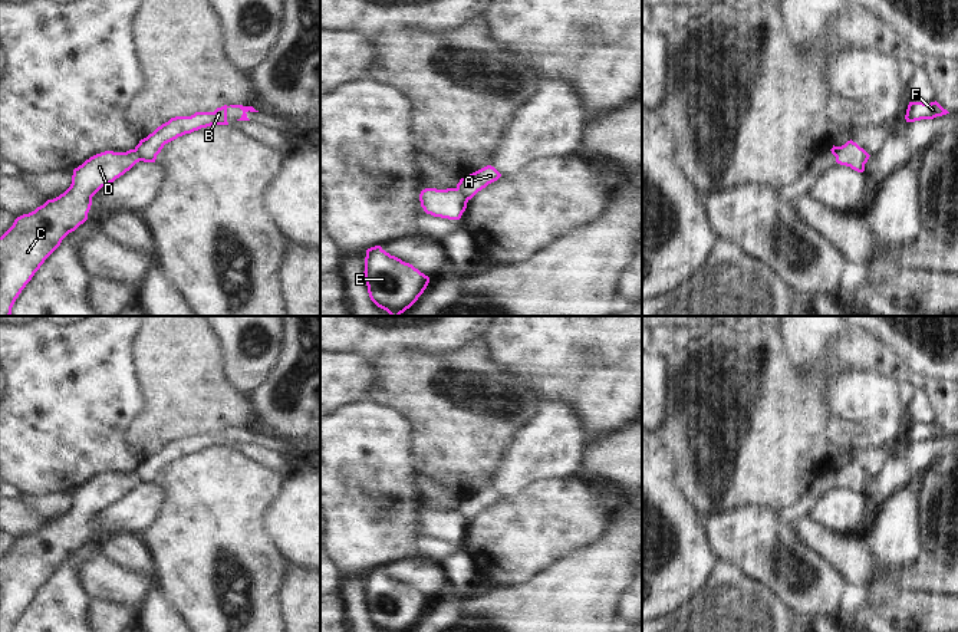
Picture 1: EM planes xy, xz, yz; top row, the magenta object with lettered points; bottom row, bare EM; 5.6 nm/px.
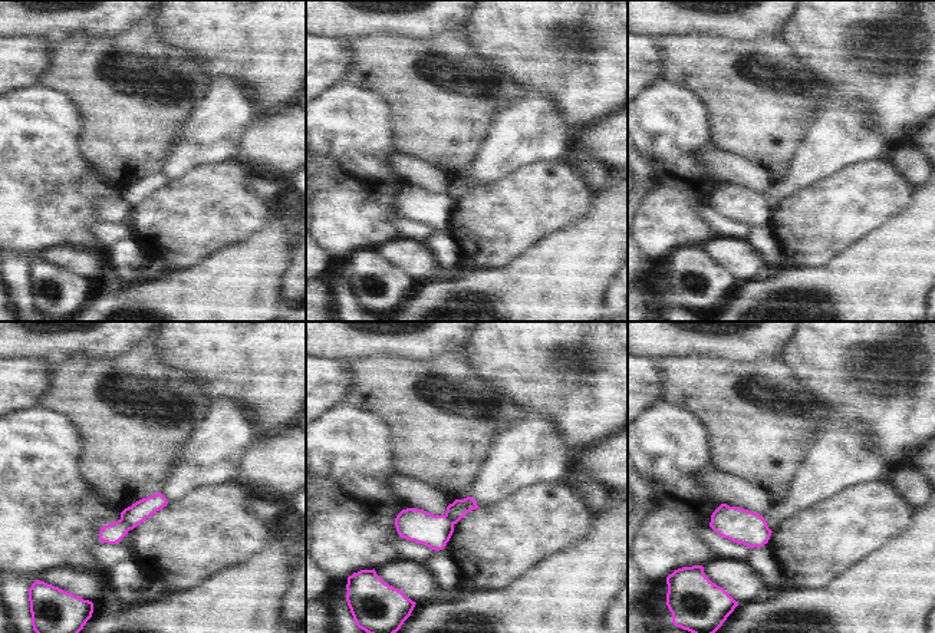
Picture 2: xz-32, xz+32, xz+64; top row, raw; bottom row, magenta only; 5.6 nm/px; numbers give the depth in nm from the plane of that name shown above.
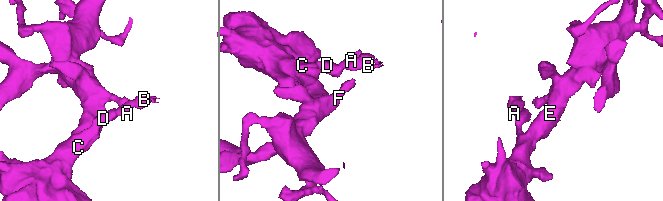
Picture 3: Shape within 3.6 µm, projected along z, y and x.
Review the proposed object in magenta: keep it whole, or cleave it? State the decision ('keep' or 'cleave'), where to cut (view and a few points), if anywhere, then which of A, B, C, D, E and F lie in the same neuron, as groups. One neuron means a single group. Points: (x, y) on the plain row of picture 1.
cleave | xz (456, 510), (467, 522) | A B / C D E F

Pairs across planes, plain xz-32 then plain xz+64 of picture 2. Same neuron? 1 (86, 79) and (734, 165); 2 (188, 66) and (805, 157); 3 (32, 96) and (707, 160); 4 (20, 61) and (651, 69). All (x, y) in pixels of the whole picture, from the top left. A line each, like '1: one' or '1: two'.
1: two
2: two
3: two
4: one

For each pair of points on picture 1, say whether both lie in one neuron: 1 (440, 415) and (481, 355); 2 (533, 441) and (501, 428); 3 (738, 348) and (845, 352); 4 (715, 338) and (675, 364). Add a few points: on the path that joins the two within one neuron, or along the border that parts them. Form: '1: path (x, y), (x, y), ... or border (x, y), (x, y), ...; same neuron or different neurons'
1: path (433, 392), (427, 382), (435, 371), (458, 365); same neuron
2: border (527, 420), (516, 431), (499, 463); different neurons
3: path (761, 375), (817, 377); same neuron
4: path (705, 348), (685, 364); same neuron

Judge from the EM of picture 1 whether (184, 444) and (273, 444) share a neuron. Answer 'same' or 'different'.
same

